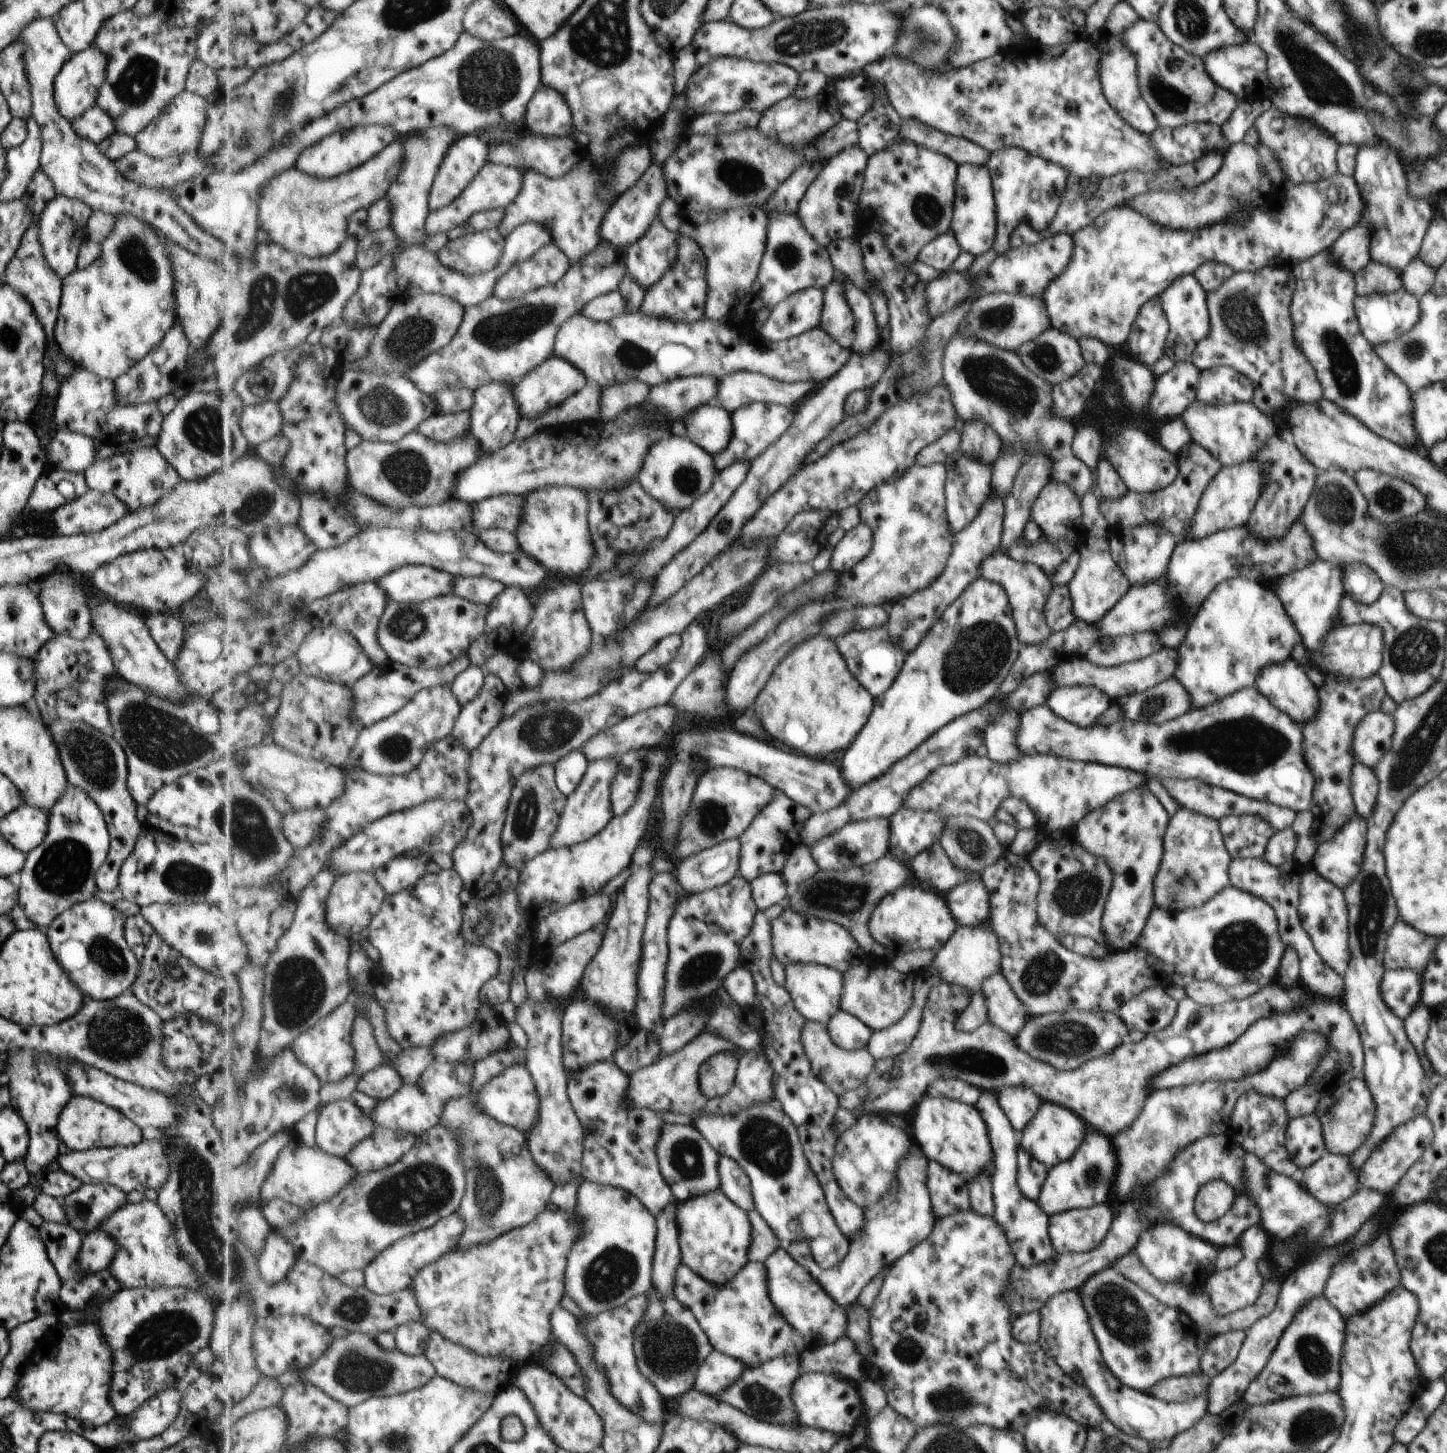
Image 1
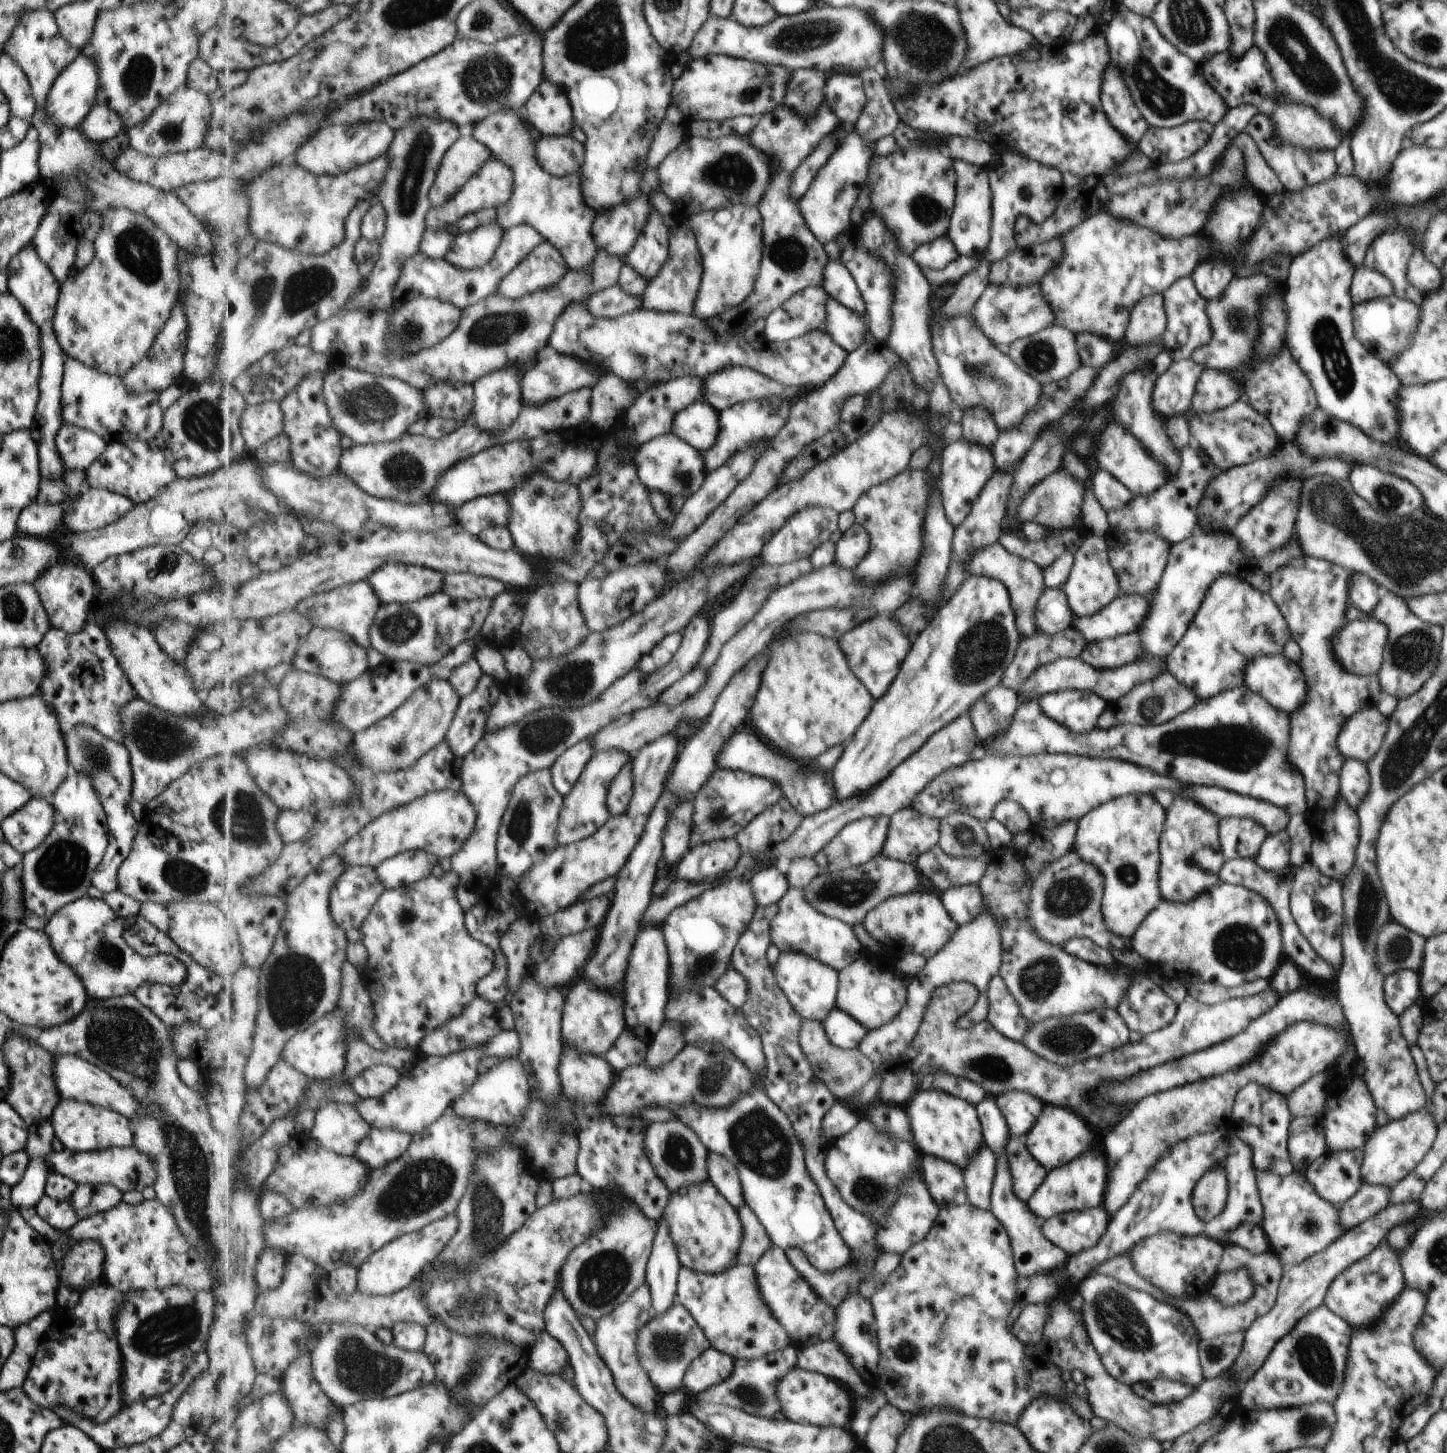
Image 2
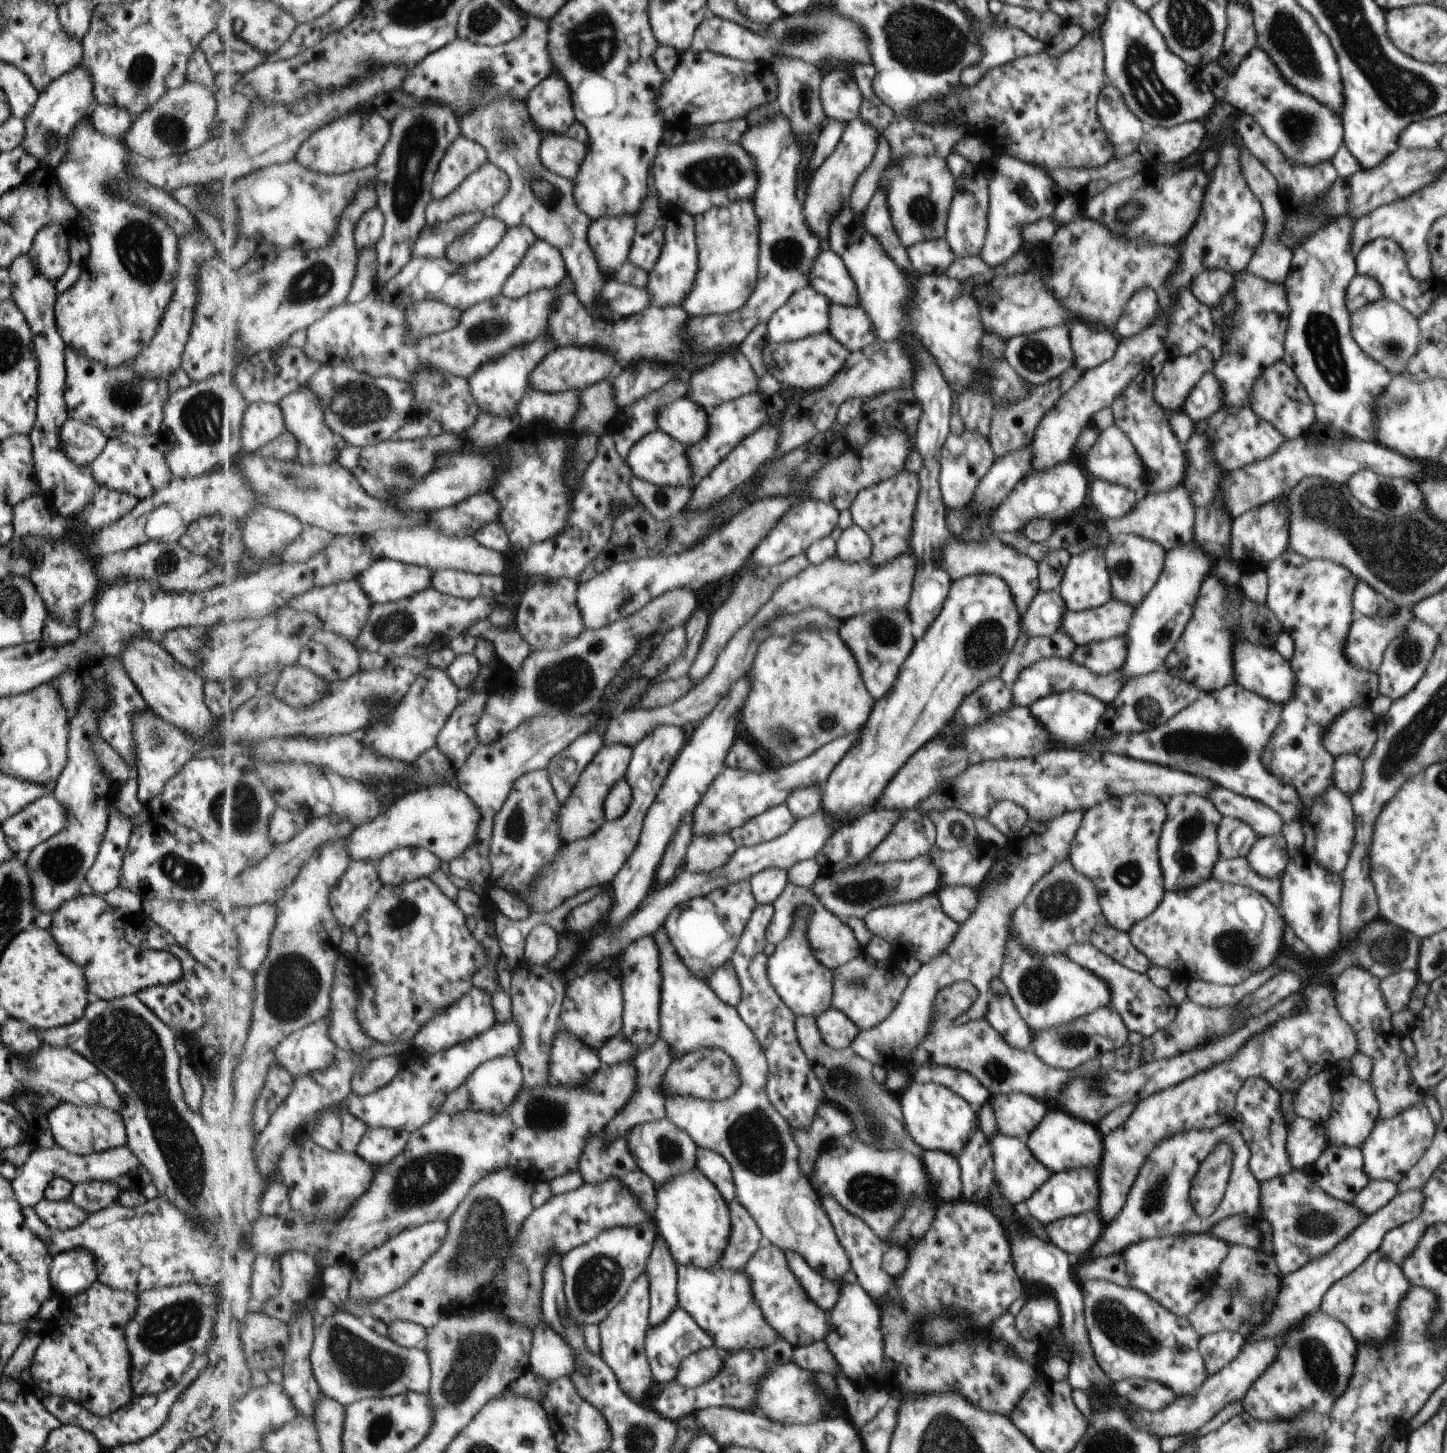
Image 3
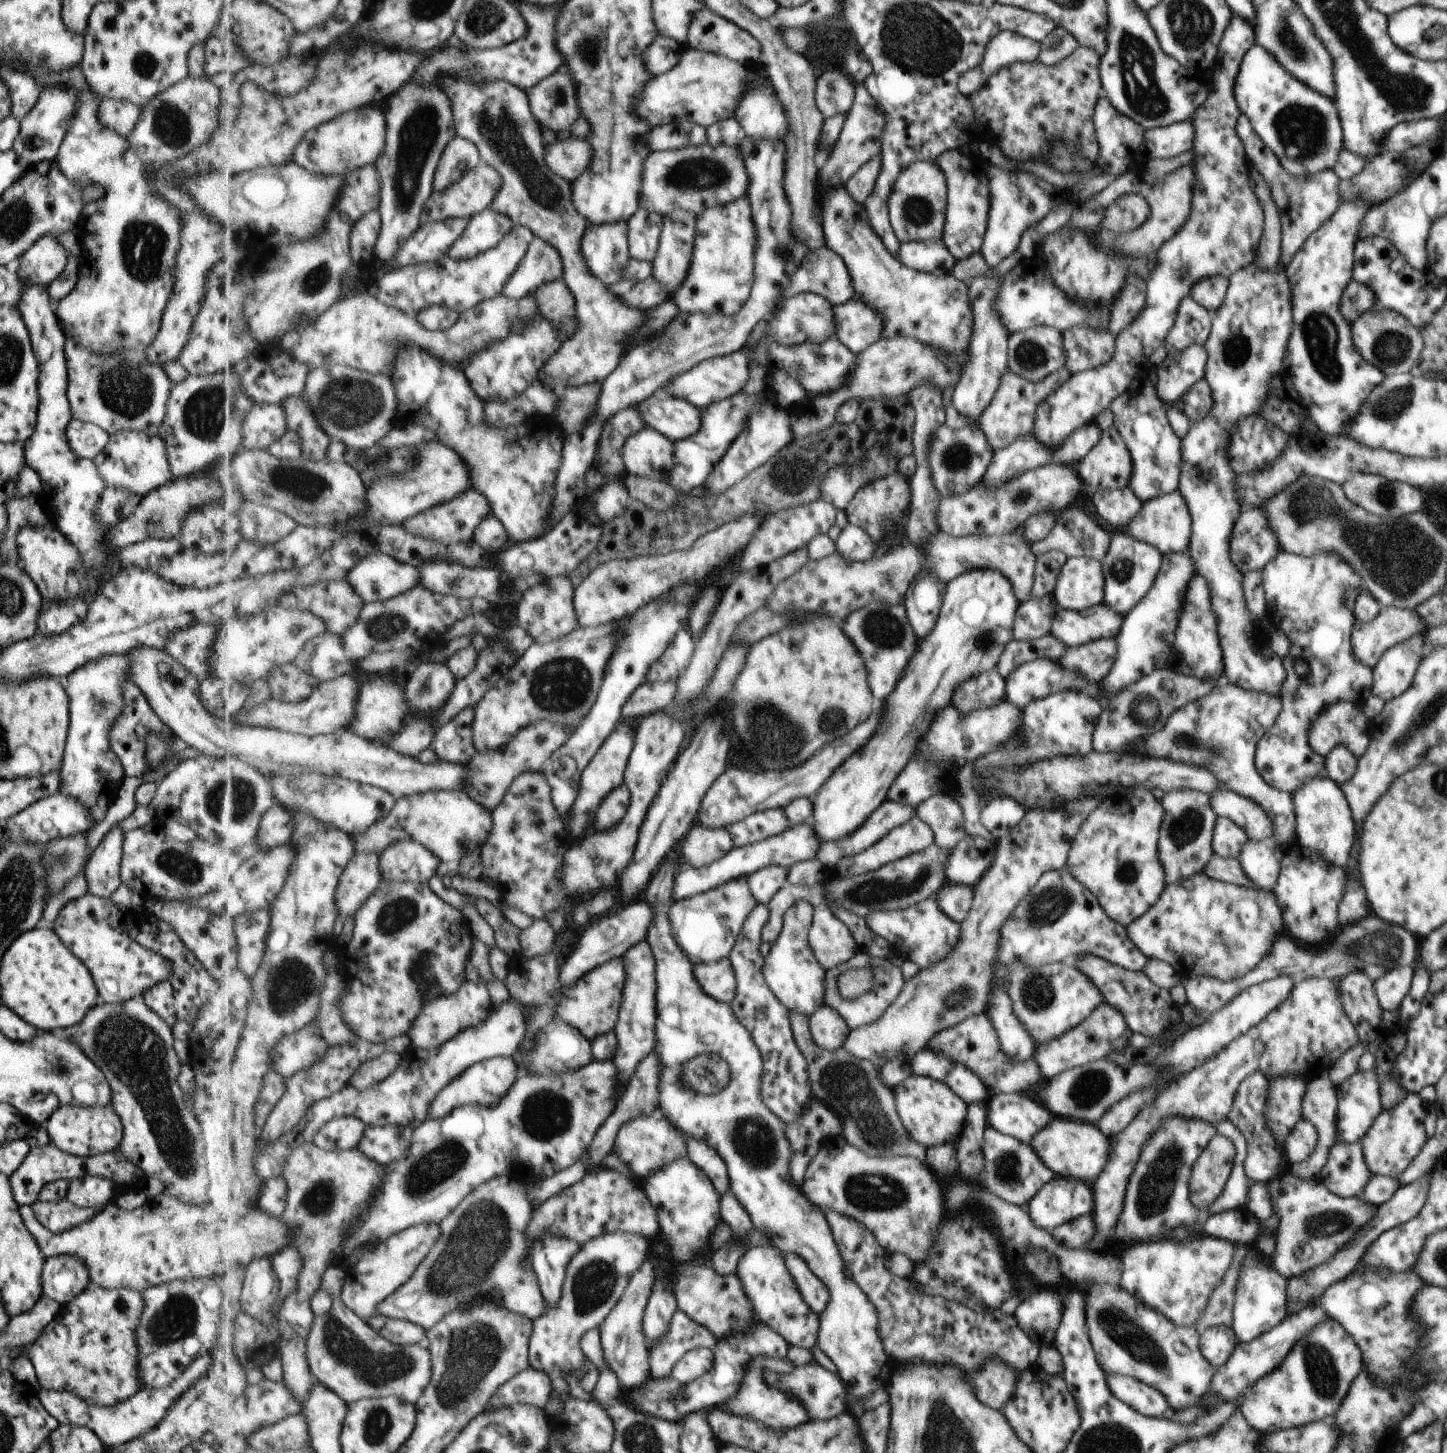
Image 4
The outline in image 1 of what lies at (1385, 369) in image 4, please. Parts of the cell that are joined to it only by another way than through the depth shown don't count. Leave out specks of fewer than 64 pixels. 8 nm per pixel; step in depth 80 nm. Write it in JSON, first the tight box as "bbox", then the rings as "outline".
{"bbox":[1352,288,1419,346],"outline":[[[1403,288],[1385,294],[1355,295],[1352,303],[1361,333],[1371,346],[1393,340],[1399,333],[1408,331],[1419,318],[1418,299]]]}

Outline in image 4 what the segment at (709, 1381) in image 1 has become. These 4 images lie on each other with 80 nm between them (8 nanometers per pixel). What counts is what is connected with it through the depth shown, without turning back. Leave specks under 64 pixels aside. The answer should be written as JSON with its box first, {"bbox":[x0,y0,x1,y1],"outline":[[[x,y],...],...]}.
{"bbox":[671,1349,715,1385],"outline":[[[694,1349],[679,1360],[678,1365],[673,1368],[671,1376],[683,1384],[690,1385],[691,1382],[702,1378],[703,1374],[710,1373],[714,1369],[714,1365],[715,1352],[713,1349]]]}

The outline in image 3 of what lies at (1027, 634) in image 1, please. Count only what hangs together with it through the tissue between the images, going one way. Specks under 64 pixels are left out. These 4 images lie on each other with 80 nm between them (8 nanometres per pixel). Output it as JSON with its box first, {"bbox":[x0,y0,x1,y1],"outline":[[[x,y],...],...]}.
{"bbox":[942,536,1039,618],"outline":[[[997,536],[977,541],[961,541],[952,537],[942,554],[942,567],[951,580],[960,579],[967,575],[986,574],[1003,579],[1010,594],[1015,594],[1015,606],[1019,606],[1018,615],[1022,618],[1030,606],[1030,602],[1039,591],[1038,563],[1027,555],[1019,554],[1014,548],[1001,543]]]}

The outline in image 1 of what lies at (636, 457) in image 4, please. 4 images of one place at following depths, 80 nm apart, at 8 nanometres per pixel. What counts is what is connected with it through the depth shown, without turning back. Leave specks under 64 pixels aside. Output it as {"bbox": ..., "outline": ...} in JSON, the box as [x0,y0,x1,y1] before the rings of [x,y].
{"bbox":[639,436,718,511],"outline":[[[671,436],[654,445],[646,457],[639,481],[669,511],[684,511],[714,488],[718,474],[716,458],[689,437]]]}

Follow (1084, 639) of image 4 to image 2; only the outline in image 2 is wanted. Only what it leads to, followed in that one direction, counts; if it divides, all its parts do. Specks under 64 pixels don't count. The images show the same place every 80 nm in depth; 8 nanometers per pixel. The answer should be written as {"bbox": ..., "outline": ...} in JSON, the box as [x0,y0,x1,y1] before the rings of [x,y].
{"bbox":[1071,594,1151,642],"outline":[[[1121,594],[1114,598],[1109,605],[1099,609],[1097,613],[1086,617],[1073,617],[1071,627],[1075,627],[1082,635],[1086,642],[1101,641],[1113,637],[1123,636],[1129,633],[1137,632],[1140,624],[1145,620],[1150,609],[1151,594]]]}

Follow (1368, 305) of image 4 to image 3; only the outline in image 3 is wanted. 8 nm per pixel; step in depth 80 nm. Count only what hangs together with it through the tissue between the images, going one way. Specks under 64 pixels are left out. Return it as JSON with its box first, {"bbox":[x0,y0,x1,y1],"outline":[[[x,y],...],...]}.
{"bbox":[1346,274,1383,315],"outline":[[[1354,274],[1346,288],[1347,310],[1351,315],[1363,305],[1369,305],[1383,298],[1382,286],[1374,278],[1367,275]]]}

